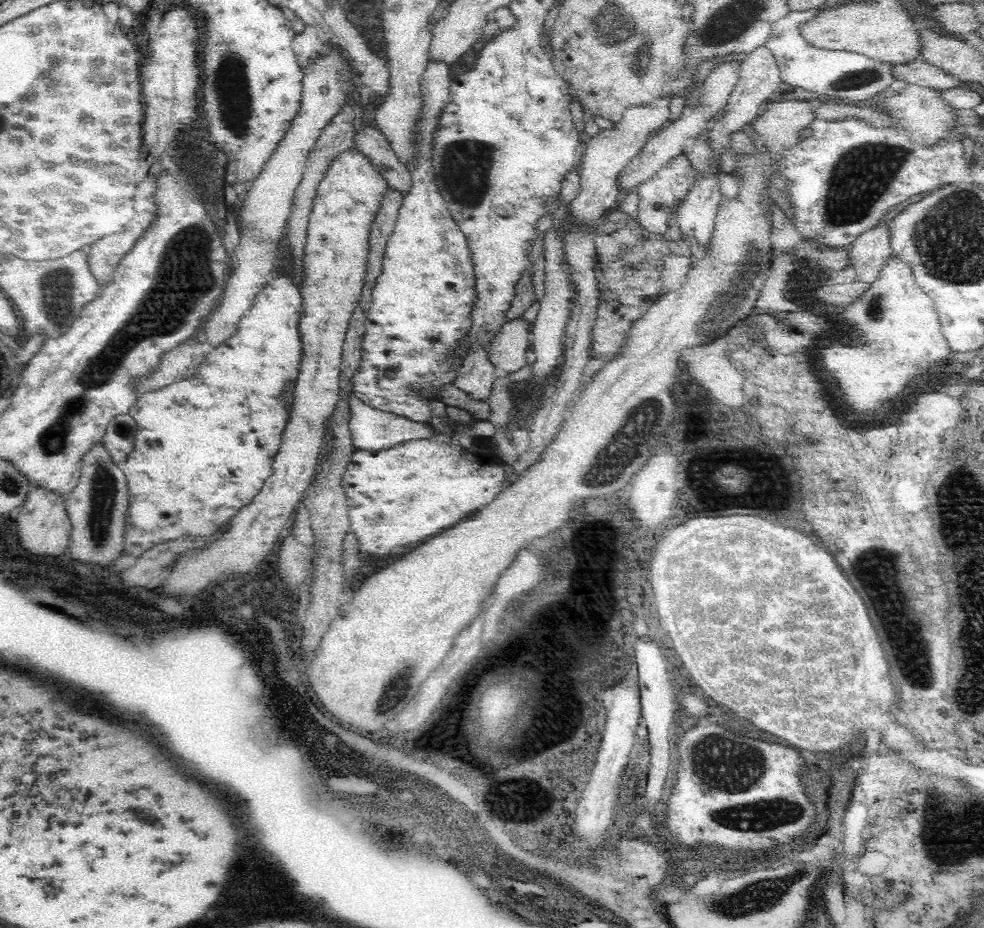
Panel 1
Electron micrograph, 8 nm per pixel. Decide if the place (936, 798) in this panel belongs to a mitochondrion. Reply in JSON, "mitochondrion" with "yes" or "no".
{"mitochondrion":"yes"}

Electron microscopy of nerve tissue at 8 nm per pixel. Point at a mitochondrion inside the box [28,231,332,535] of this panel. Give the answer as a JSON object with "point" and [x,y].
{"point":[57,285]}

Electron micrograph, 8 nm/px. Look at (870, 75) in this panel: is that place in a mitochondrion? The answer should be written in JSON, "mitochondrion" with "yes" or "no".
{"mitochondrion":"yes"}

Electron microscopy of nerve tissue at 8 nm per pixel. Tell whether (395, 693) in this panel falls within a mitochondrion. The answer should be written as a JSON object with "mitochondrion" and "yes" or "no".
{"mitochondrion":"yes"}

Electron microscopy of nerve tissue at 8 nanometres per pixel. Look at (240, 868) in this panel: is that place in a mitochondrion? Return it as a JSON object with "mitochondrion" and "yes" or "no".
{"mitochondrion":"no"}

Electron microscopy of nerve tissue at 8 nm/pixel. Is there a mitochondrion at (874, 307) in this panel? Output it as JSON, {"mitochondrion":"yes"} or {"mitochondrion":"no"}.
{"mitochondrion":"yes"}

